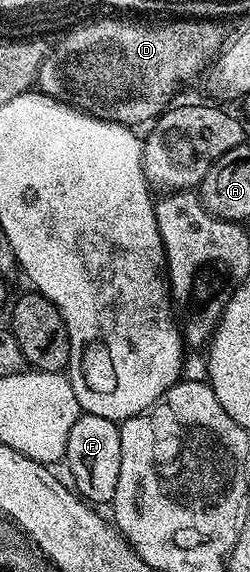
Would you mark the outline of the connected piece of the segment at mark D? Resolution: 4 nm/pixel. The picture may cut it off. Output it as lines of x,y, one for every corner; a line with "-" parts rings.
99,17
93,22
86,22
83,26
76,26
72,30
67,30
57,39
58,42
47,53
46,58
40,64
38,69
37,89
41,93
52,96
61,102
67,102
70,106
75,106
78,110
83,110
86,114
91,114
97,118
103,118
109,122
118,122
122,126
131,128
137,127
137,122
149,123
151,120
157,119
158,115
163,113
171,105
174,93
178,90
178,85
181,82
186,82
198,69
201,68
204,62
209,63
211,59
219,53
220,47
223,45
224,37
222,38
222,30
217,26
219,24
214,20
176,20
171,26
137,26
134,22
121,22
118,18

